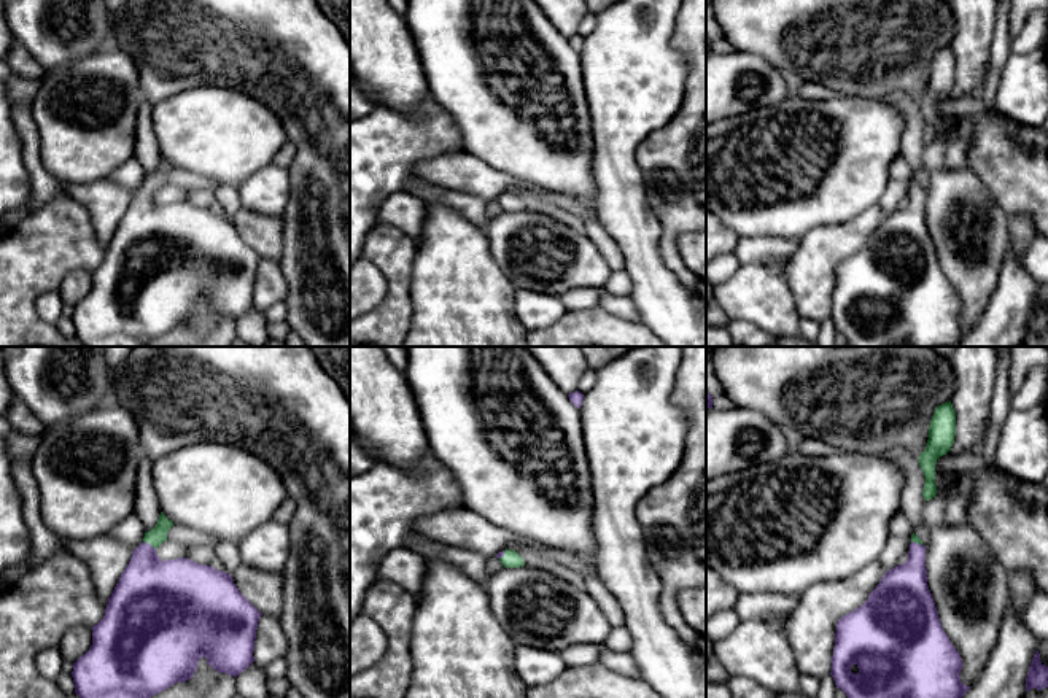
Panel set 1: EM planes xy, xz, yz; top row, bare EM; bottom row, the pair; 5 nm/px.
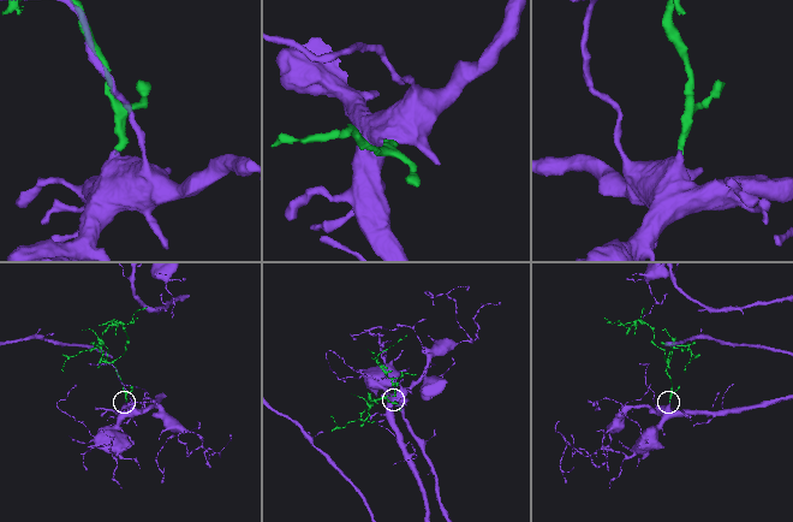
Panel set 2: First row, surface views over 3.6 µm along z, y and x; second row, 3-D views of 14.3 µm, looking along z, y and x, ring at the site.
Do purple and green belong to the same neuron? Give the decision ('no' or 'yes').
yes

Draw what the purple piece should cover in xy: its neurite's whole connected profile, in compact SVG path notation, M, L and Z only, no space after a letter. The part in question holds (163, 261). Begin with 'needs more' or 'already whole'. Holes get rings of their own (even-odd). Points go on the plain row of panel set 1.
needs more; M161 156L157 169L145 176L108 242L103 262L92 270L92 289L73 307L75 337L84 347L146 347L173 328L189 324L202 301L218 316L234 321L254 305L256 273L262 258L239 235L227 216L183 200L162 205L156 192L167 184L172 170L172 164Z

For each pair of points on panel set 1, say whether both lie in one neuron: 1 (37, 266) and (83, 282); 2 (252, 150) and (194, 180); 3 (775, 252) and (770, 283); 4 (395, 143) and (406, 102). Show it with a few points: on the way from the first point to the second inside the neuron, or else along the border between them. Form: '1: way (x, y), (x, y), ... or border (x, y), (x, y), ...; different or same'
1: border (91, 271), (70, 271), (58, 288); different
2: border (174, 167), (205, 175), (217, 185); different
3: border (787, 261), (740, 264); different
4: border (430, 97), (411, 115), (376, 107); different

